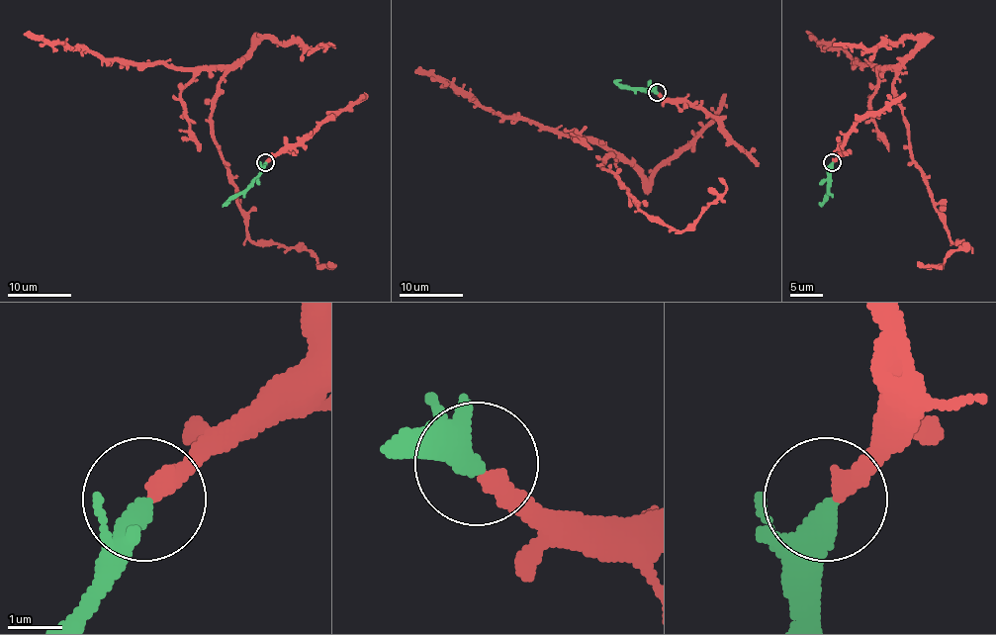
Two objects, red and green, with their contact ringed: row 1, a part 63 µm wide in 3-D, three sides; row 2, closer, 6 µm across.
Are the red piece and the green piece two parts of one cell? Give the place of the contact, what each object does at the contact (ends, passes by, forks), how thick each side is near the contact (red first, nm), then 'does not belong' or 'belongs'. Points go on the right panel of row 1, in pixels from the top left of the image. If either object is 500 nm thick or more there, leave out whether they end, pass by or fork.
at (832, 162); red ends there; green ends there; 360 nm thick on the red side, 440 nm on the other; belongs

